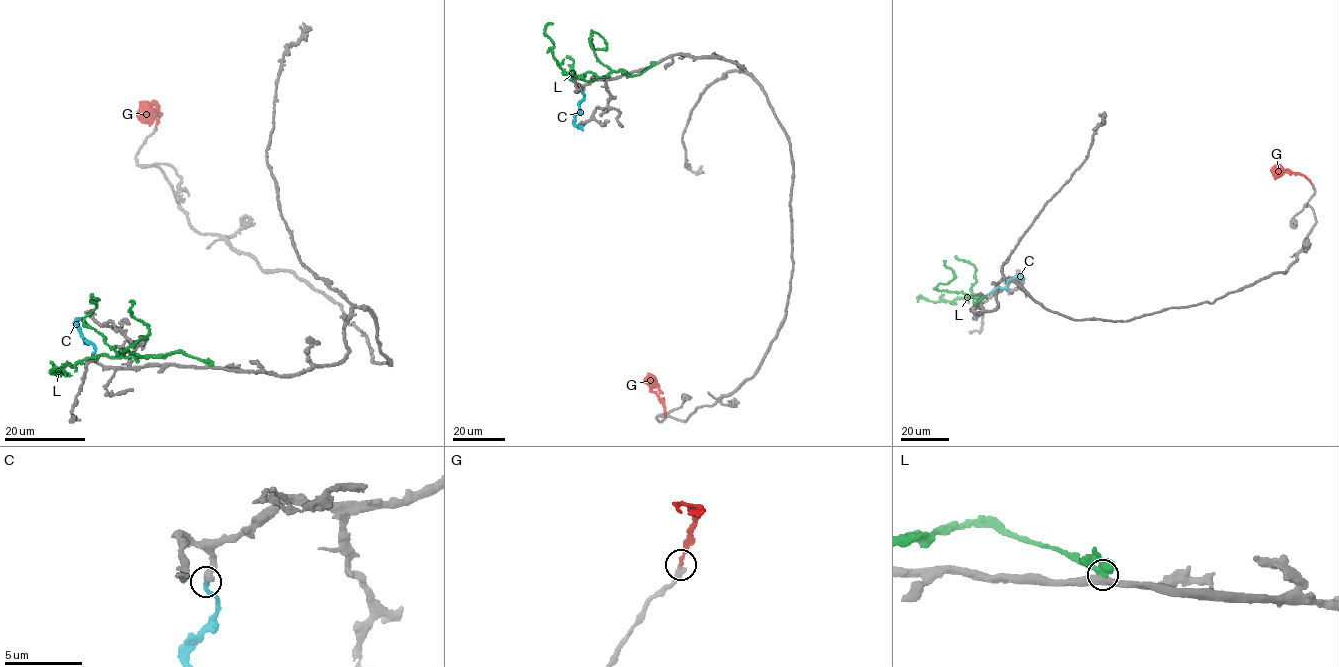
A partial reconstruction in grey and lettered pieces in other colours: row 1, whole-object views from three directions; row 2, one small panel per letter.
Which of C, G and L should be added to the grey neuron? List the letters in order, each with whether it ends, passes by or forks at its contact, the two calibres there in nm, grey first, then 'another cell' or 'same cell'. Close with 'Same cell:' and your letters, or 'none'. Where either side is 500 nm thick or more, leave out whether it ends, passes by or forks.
C: it ends there; 380 nm thick on the grey side, 340 nm on the other; same cell
G: it ends there; 360 nm thick on the grey side, 160 nm on the other; same cell
L: 500 nm thick on the grey side, 480 nm on the other; another cell
Same cell: C, G

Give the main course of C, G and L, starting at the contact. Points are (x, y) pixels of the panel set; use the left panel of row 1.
C: (93, 354), (93, 345), (85, 341), (77, 321), (81, 319), (86, 325)
G: (155, 128), (158, 116), (145, 110)
L: (210, 366), (176, 353), (99, 355), (63, 366), (57, 373), (60, 375), (52, 372), (58, 369), (66, 376)

